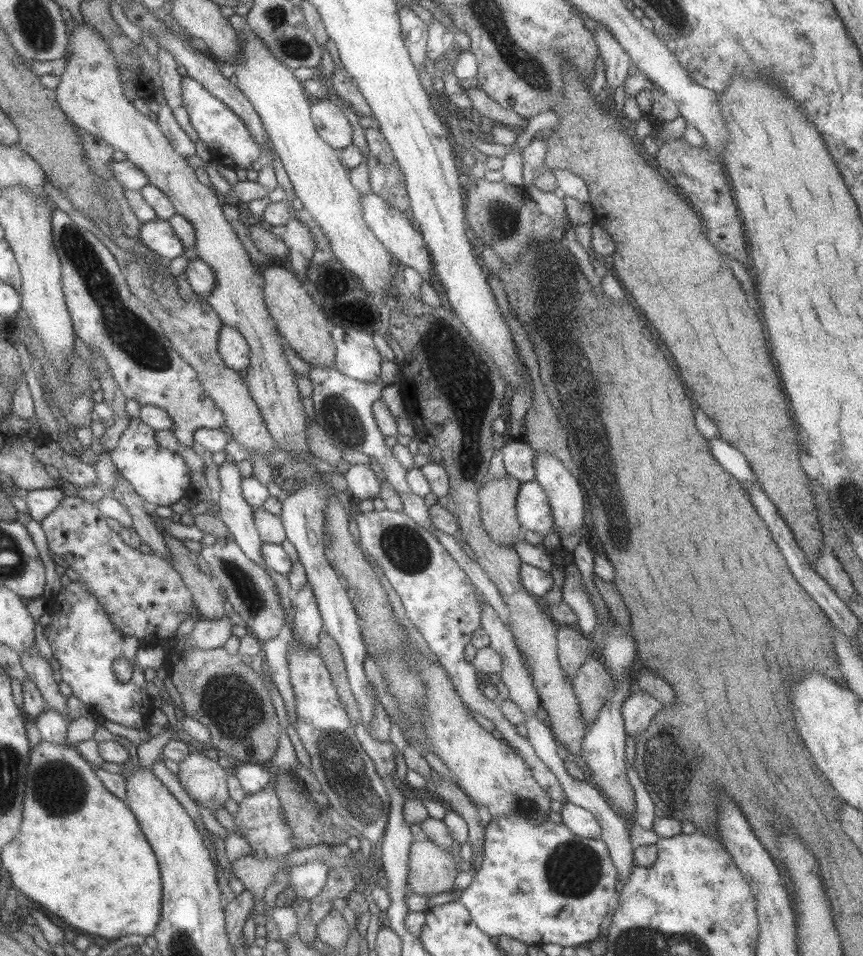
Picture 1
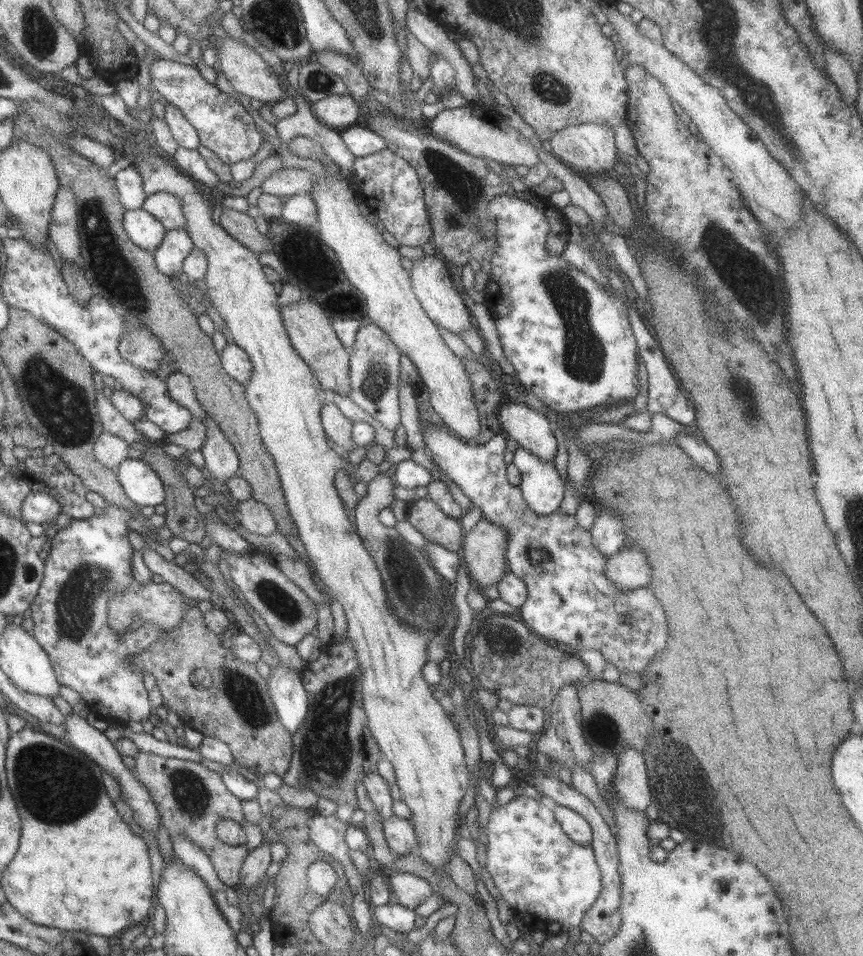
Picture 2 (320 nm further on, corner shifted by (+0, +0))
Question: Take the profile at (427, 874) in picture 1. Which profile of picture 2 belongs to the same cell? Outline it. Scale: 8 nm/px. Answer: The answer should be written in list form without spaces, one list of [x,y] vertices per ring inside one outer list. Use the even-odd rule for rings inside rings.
[[[407,872],[389,873],[391,893],[403,908],[415,909],[434,893],[432,886],[421,876]]]

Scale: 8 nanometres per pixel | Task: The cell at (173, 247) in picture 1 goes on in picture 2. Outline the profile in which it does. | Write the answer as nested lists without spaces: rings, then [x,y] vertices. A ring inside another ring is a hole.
[[[141,207],[123,213],[122,227],[135,246],[149,253],[157,248],[166,231],[156,218]]]

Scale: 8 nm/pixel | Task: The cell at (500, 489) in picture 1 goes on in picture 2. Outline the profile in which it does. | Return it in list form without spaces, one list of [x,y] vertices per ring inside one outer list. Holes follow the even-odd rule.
[[[481,518],[471,530],[463,533],[459,551],[461,562],[467,568],[468,577],[479,587],[497,585],[507,573],[505,559],[507,533],[501,527],[491,525]]]

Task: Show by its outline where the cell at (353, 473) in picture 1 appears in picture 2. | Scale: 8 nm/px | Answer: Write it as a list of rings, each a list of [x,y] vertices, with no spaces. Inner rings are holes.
[[[328,399],[322,404],[319,416],[324,435],[339,451],[346,454],[358,447],[352,444],[352,422],[337,409],[332,400]]]

